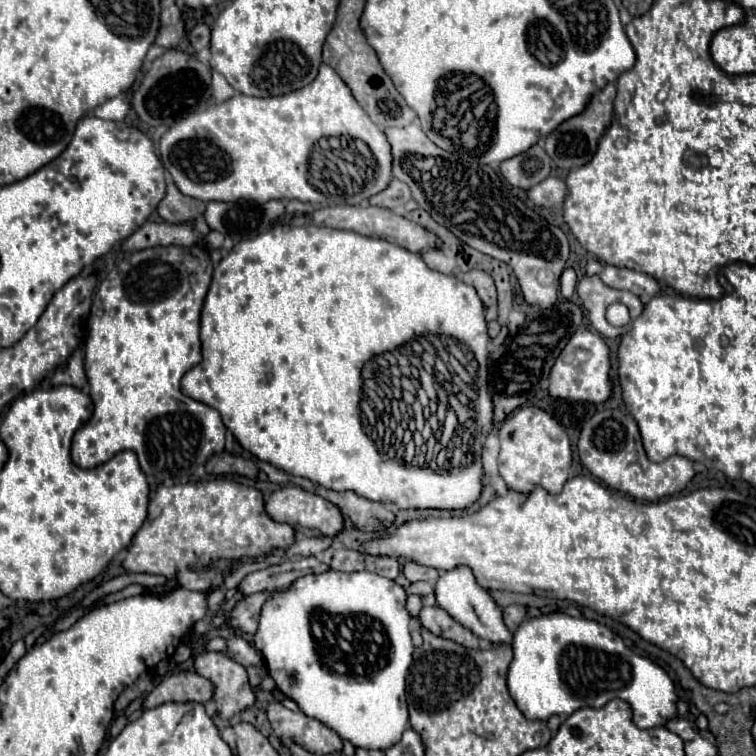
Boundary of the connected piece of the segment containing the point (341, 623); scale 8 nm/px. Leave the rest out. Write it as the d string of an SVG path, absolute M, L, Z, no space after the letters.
M329 570L303 576L295 580L291 588L267 600L253 644L263 652L267 670L277 688L297 702L307 716L331 726L331 730L353 746L385 750L401 738L409 720L405 678L413 662L413 642L409 634L411 616L405 604L405 590L397 582L373 572L347 574Z

